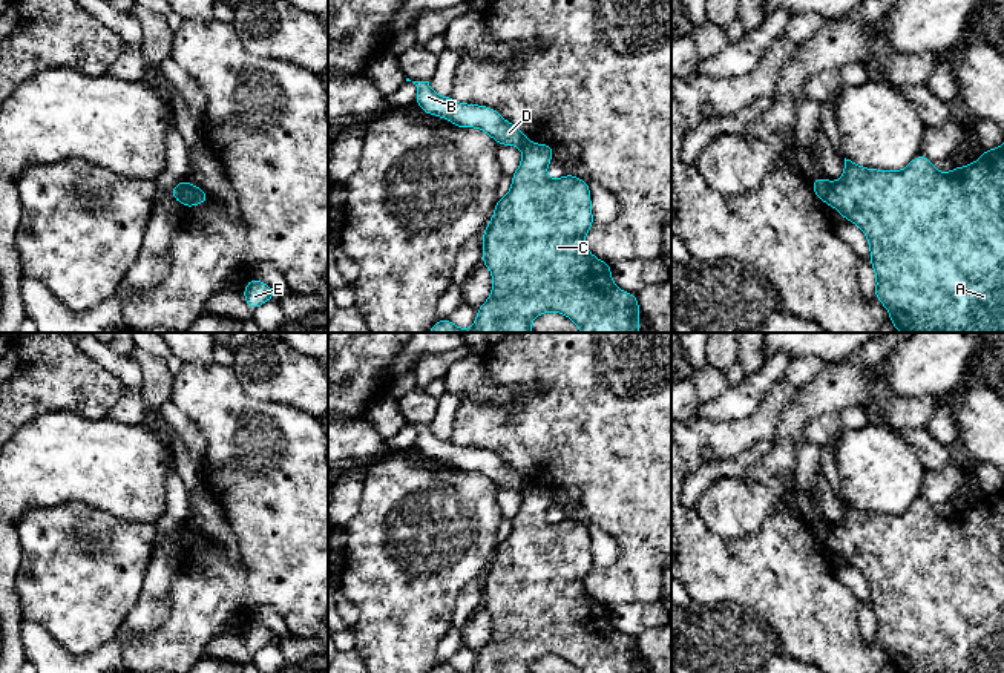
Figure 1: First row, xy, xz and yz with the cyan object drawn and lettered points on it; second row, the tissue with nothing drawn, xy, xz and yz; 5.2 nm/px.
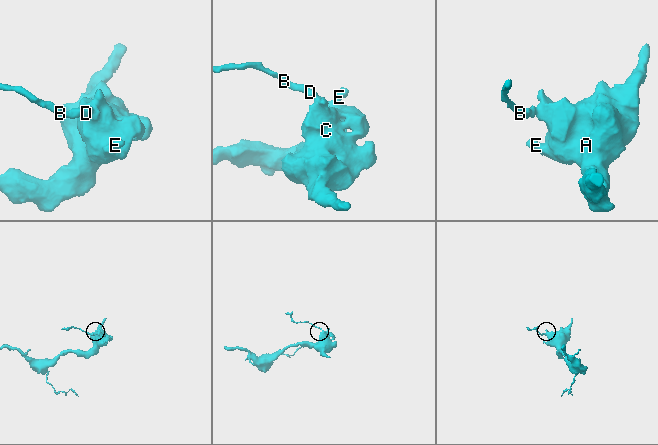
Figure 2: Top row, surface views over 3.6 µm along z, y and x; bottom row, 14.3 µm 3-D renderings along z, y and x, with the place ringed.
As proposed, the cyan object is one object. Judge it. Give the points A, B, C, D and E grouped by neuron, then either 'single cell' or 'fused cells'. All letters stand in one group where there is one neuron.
A C E / B D | fused cells

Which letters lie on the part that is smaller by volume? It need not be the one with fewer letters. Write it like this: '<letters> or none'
B, D

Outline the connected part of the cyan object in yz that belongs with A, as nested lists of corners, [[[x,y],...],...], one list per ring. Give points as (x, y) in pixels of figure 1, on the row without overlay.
[[[1004,488],[984,494],[979,504],[940,517],[921,497],[904,514],[865,512],[845,501],[843,520],[831,526],[826,547],[855,566],[871,590],[871,607],[877,619],[875,639],[889,655],[894,673],[1004,673]]]

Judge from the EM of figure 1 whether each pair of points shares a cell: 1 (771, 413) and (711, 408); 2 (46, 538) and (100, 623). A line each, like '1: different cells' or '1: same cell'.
1: different cells
2: same cell

